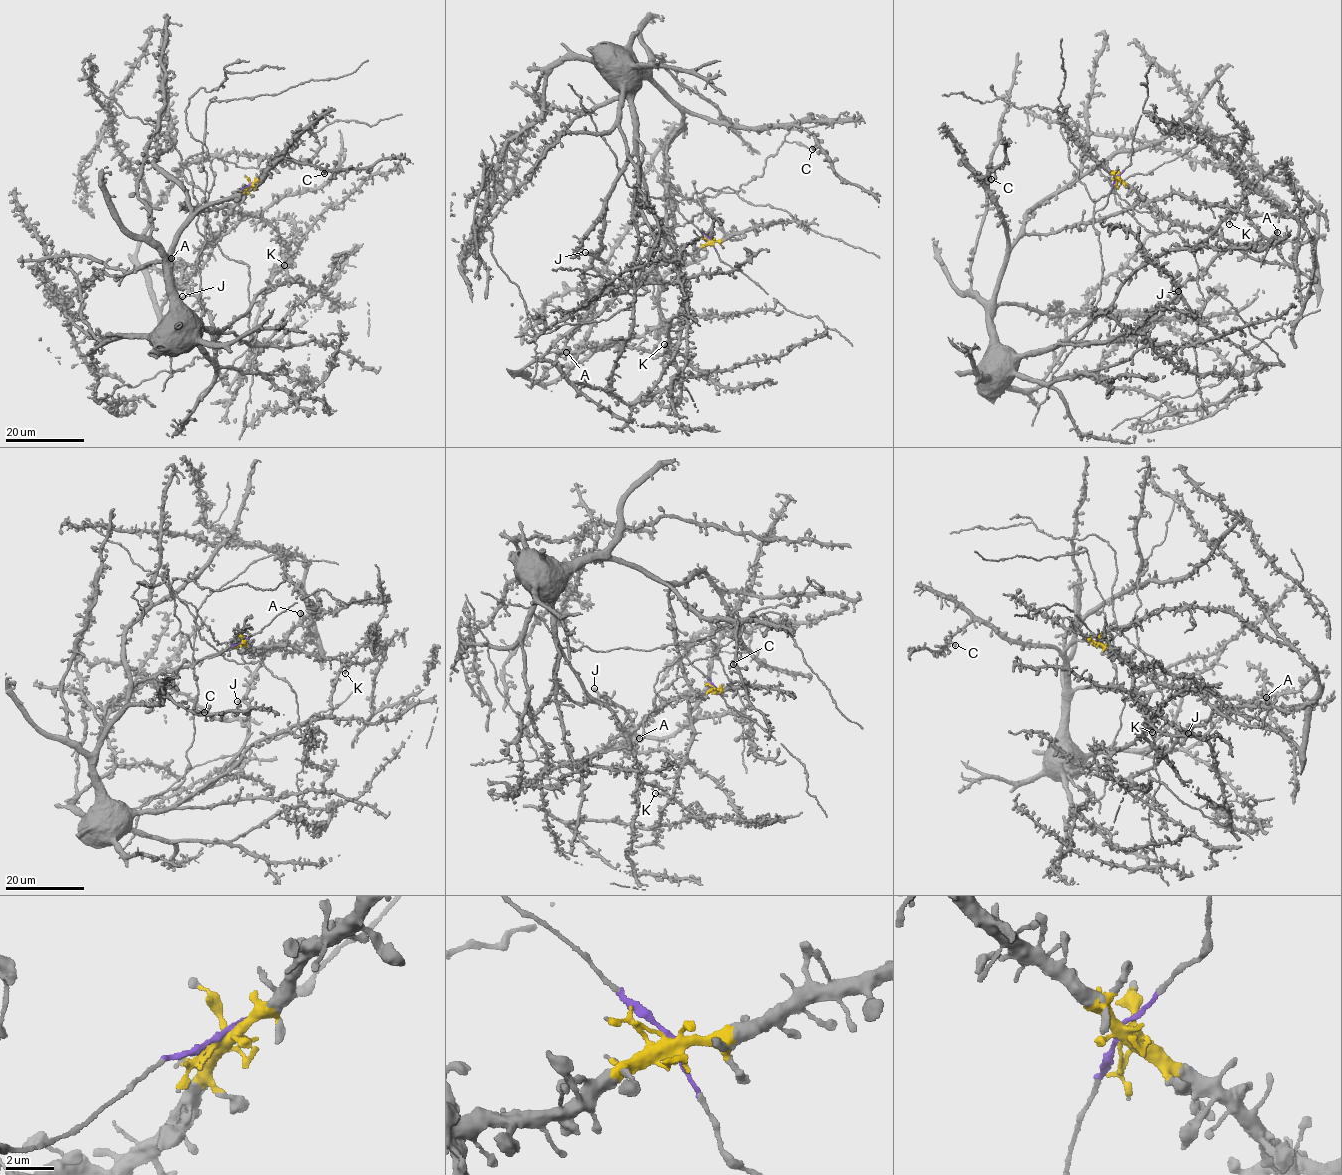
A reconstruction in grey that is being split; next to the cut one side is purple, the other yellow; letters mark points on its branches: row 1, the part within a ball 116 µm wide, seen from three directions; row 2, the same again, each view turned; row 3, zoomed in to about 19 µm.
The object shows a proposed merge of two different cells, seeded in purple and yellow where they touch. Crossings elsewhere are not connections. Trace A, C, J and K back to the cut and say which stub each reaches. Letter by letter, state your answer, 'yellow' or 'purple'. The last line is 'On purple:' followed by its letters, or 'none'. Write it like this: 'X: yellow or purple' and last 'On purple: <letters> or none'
A: purple
C: purple
J: purple
K: purple
On purple: A, C, J, K

